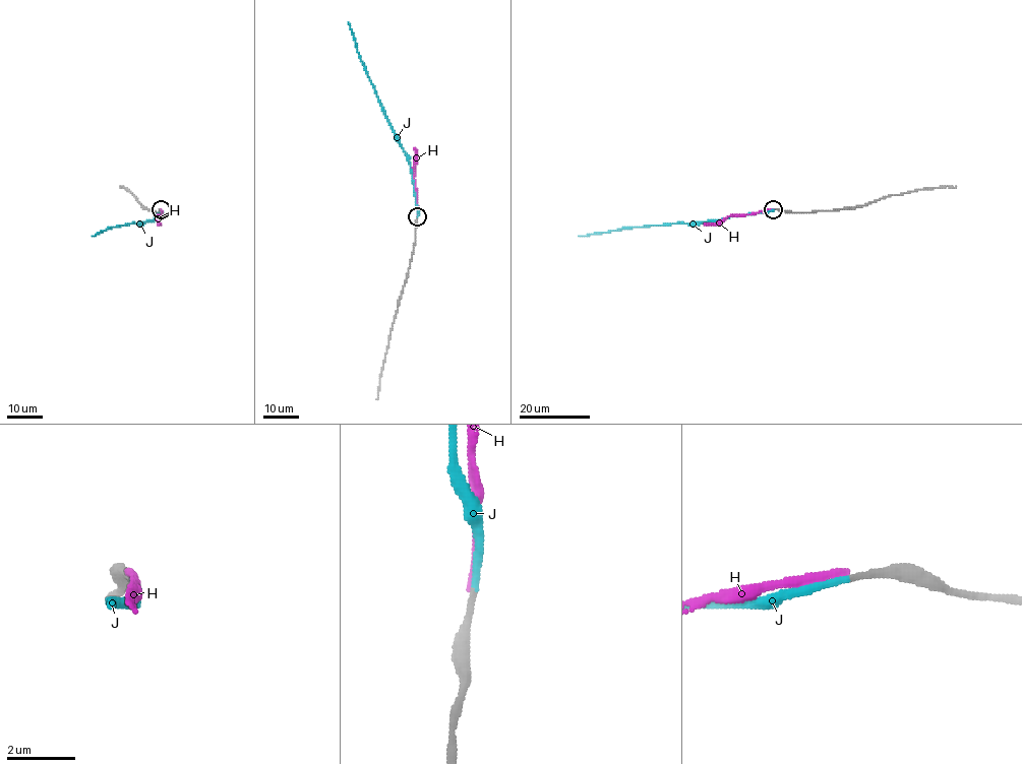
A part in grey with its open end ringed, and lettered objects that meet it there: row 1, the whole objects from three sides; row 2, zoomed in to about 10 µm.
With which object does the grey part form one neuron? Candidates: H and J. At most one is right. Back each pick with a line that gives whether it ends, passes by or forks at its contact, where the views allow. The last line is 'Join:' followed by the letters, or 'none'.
J: It ends there
Join: J

